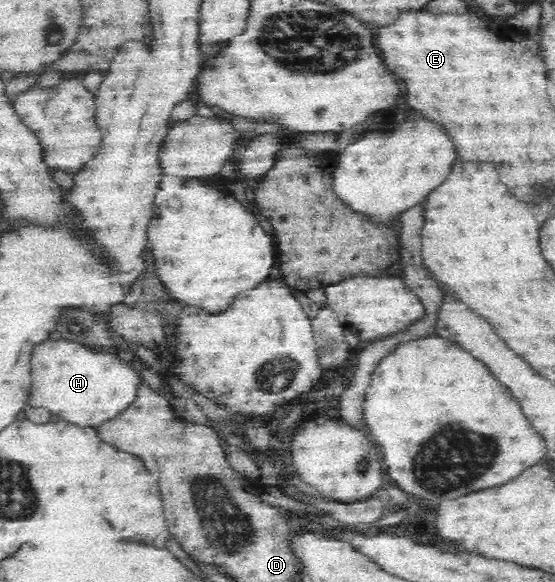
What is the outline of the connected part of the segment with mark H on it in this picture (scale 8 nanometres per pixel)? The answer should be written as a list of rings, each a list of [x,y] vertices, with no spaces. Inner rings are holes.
[[[45,340],[37,344],[31,360],[33,384],[29,395],[31,407],[42,407],[62,421],[79,428],[97,428],[121,410],[138,394],[141,375],[123,361],[117,352],[81,346],[69,340]]]

